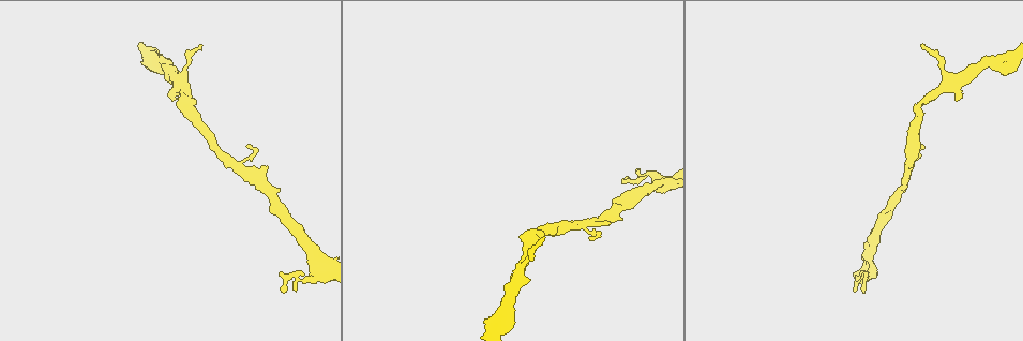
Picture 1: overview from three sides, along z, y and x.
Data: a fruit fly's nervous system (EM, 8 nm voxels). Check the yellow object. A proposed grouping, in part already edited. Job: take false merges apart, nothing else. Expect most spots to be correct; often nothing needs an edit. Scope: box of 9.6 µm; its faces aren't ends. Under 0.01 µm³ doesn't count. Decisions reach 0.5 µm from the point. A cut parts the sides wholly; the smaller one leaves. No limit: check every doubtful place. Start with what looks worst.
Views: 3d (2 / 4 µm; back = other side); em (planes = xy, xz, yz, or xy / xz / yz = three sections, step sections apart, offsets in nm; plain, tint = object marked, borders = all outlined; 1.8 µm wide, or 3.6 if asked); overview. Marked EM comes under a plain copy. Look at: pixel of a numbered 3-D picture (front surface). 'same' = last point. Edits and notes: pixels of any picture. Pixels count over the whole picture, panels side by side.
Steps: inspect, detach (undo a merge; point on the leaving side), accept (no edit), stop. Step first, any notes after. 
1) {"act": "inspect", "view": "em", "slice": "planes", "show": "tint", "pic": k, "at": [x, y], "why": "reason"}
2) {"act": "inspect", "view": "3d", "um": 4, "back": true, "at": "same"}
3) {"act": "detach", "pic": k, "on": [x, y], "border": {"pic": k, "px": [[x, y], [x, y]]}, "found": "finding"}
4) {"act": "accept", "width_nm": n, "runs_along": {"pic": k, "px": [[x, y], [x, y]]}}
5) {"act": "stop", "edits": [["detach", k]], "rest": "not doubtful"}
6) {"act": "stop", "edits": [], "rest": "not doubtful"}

{"act": "inspect", "view": "em", "um": 3.6, "slice": "planes", "show": "tint", "pic": 1, "at": [526, 238], "why": "a narrow waist"}

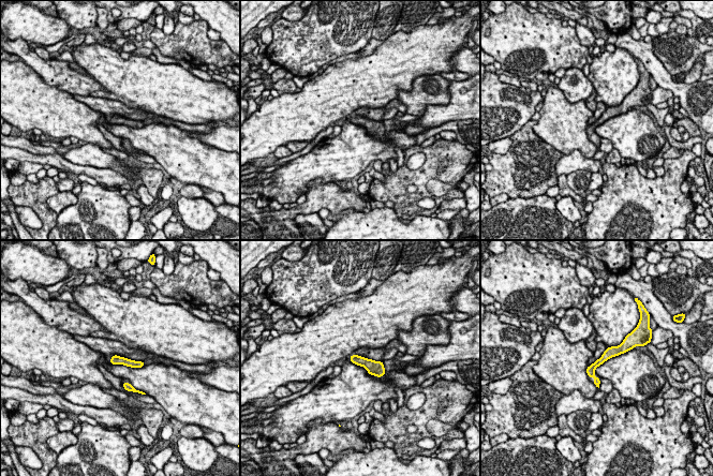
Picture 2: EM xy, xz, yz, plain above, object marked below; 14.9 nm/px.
{"act": "accept", "width_nm": 140, "found": "all the same neuron"}

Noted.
{"act": "inspect", "view": "em", "slice": "yz", "step": 4, "show": "tint", "pic": 1, "at": [316, 270], "why": "three arms meet"}

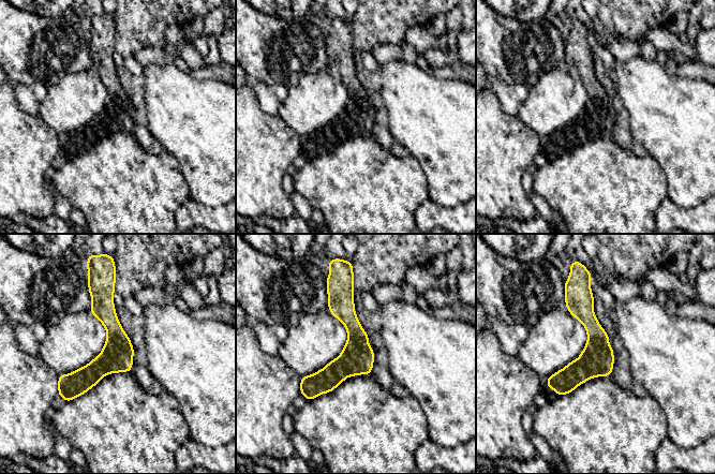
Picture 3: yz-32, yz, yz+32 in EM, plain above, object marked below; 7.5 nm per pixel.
{"act": "accept", "runs_along": {"pic": 3, "px": [[112, 290], [113, 352], [69, 397]]}, "found": "all the same neuron"}

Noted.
{"act": "inspect", "view": "em", "slice": "planes", "show": "tint", "pic": 1, "at": [176, 80], "why": "calibre changes"}

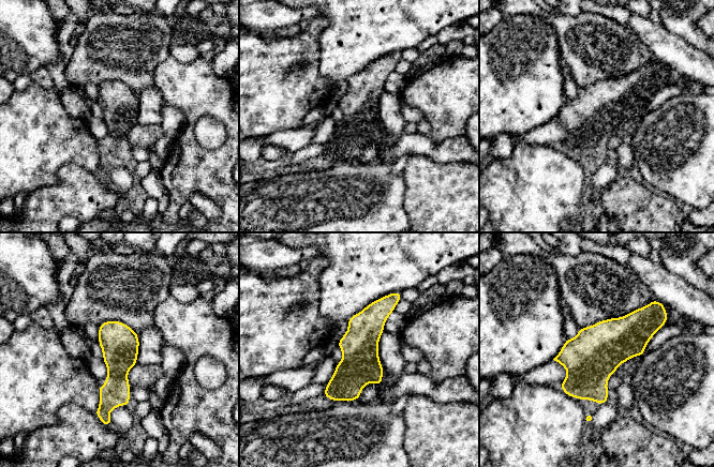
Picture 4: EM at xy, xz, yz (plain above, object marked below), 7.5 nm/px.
{"act": "accept", "width_nm": 280, "runs_along": {"pic": 4, "px": [[392, 298], [326, 394]]}, "found": "one neuron here"}

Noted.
{"act": "stop", "edits": [], "rest": "not doubtful"}

